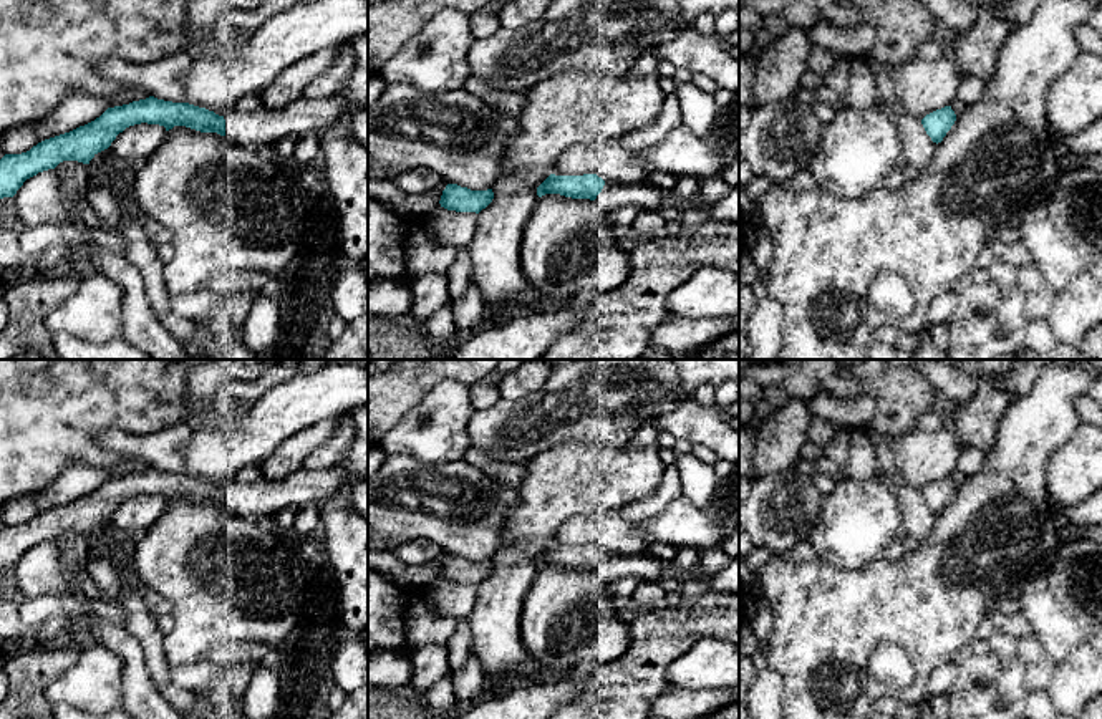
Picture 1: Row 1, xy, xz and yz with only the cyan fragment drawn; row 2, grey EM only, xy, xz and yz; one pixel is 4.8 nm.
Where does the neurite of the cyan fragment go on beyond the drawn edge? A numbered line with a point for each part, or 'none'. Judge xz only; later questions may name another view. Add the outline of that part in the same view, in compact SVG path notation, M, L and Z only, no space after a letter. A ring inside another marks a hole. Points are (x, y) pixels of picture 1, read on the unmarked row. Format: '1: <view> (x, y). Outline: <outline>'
1: xz (642, 565). Outline: M605 553L595 573L605 583L625 577L638 577L646 581L656 581L665 573L684 583L688 578L694 575L694 570L683 570L674 562L665 562L661 558L646 553L628 553L628 555Z

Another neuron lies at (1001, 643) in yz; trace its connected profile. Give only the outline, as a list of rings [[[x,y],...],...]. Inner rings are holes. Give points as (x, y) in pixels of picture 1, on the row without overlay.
[[[989,625],[984,626],[983,636],[989,643],[991,651],[1001,656],[1016,654],[1017,638],[1006,635],[1004,631],[998,630],[996,626],[989,626]]]

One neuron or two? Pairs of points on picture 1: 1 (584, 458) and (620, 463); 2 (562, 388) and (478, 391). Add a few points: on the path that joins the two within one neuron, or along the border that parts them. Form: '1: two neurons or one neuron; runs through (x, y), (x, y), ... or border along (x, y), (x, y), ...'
1: one neuron; runs through (592, 463), (612, 463)
2: two neurons; border along (501, 396), (491, 406), (476, 411)

